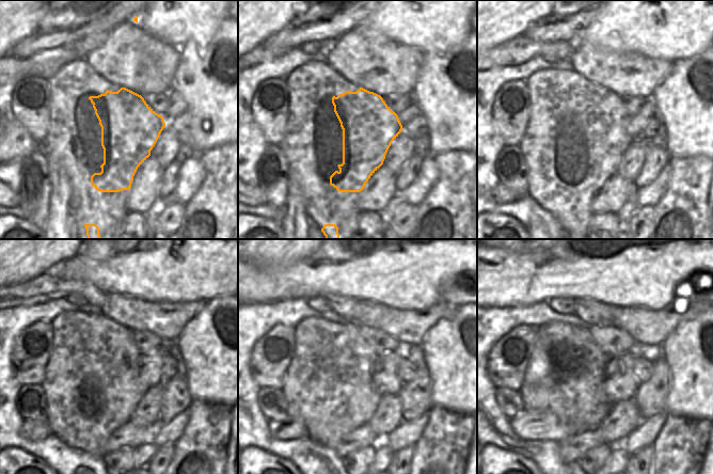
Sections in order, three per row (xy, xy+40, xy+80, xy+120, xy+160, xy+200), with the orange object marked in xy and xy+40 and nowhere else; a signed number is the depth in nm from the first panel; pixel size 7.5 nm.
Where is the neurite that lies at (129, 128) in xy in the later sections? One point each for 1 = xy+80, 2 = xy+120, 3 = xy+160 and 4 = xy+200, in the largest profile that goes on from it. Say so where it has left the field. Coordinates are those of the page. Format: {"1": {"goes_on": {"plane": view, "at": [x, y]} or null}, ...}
{"1": {"goes_on": {"plane": "xy+80", "at": [603, 119]}}, "2": {"goes_on": {"plane": "xy+120", "at": [123, 389]}}, "3": {"goes_on": {"plane": "xy+160", "at": [360, 398]}}, "4": {"goes_on": {"plane": "xy+200", "at": [593, 406]}}}

